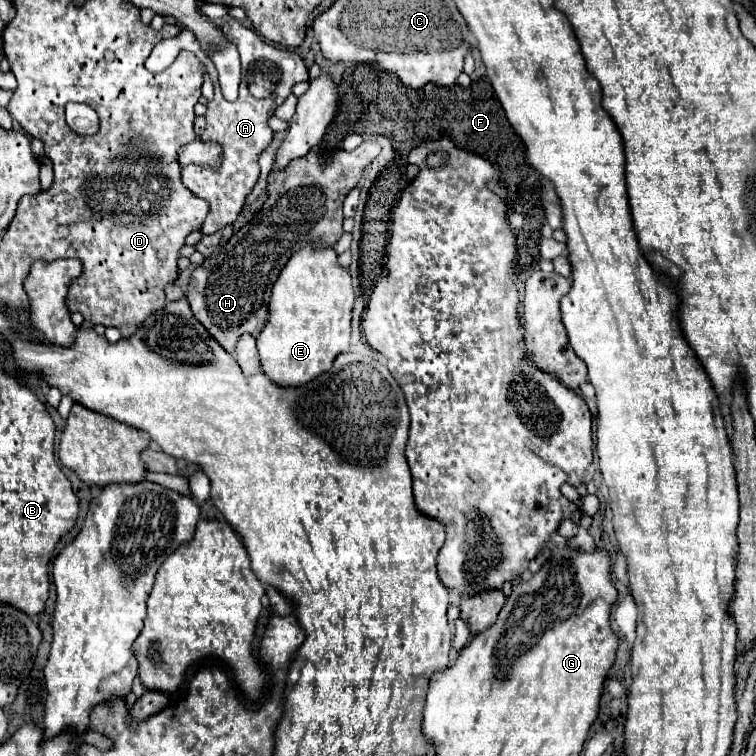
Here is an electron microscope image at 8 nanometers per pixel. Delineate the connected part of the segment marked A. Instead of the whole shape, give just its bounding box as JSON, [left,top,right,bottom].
[145,21,308,235]

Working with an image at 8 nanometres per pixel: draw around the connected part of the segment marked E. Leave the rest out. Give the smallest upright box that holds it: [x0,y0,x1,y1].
[256,241,354,387]

